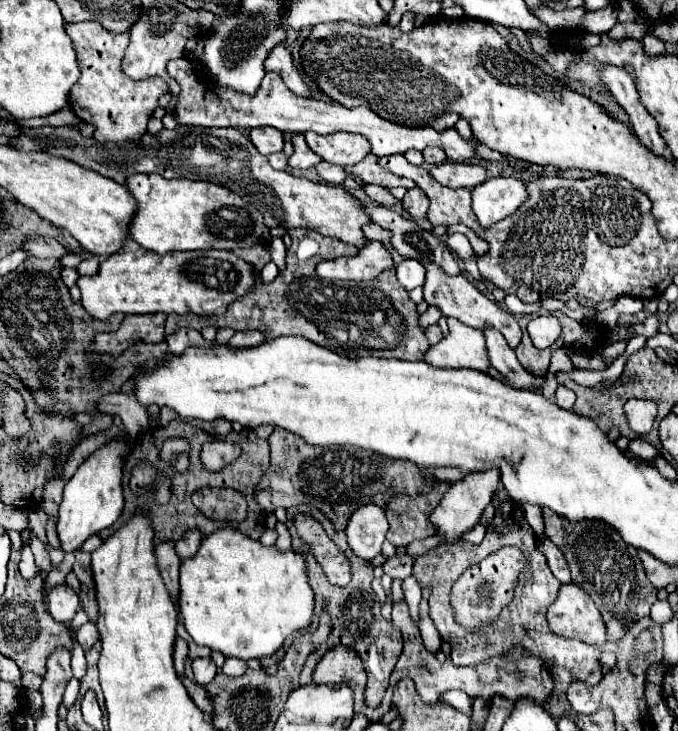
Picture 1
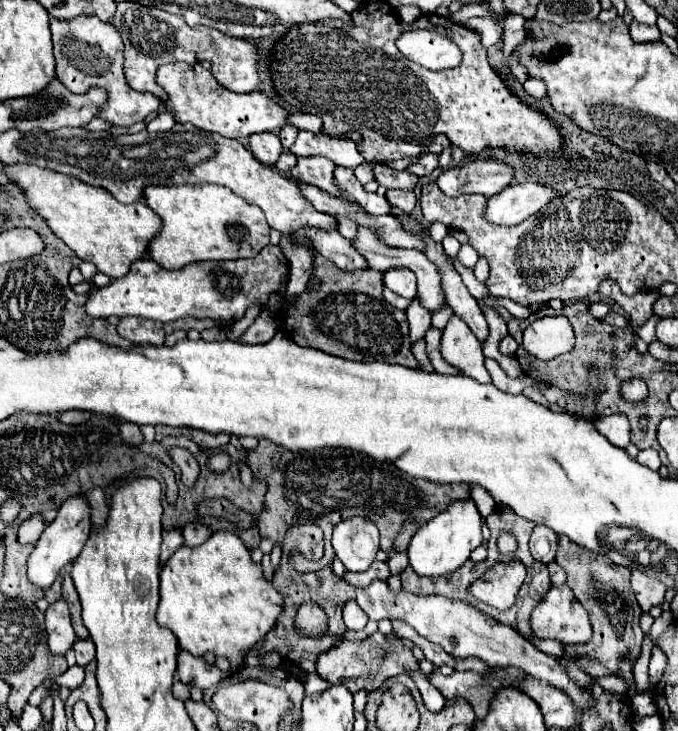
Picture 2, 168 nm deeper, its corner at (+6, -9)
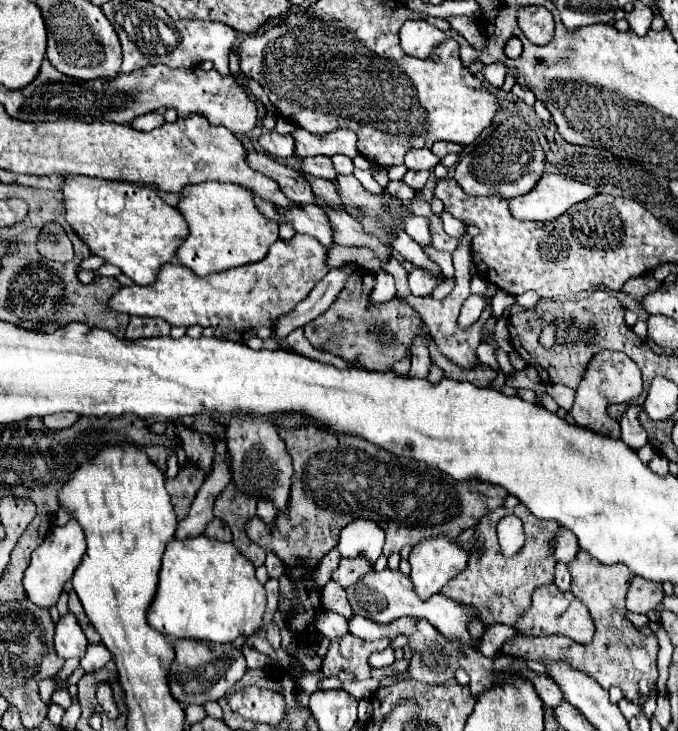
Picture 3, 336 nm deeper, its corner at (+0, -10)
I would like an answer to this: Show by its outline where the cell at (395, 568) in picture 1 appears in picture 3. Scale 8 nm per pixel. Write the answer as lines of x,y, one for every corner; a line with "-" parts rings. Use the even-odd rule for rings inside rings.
340,558
338,568
332,572
330,580
334,580
336,584
340,584
342,588
348,588
350,584
354,584
360,576
364,576
366,572
370,572
372,566
366,560
348,560
348,558

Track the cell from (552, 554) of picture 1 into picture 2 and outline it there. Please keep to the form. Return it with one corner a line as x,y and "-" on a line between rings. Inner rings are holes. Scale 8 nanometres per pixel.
548,563
548,571
550,571
550,581
552,581
552,585
554,587
560,587
560,585
564,585
564,581
566,581
566,573
564,573
564,569
558,565
558,563

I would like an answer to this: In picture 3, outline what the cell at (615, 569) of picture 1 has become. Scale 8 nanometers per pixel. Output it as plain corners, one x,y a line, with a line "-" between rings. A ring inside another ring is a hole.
578,552
576,560
568,564
572,574
572,594
586,602
596,634
590,644
579,644
564,636
514,636
504,642
502,652
522,656
526,660
534,660
540,664
556,664
564,662
576,670
582,670
590,678
594,678
604,690
610,686
618,686
626,700
634,704
644,704
652,690
656,690
658,668
656,668
656,654
658,654
658,640
640,634
626,618
624,618
624,600
628,586
634,574
624,564
600,564
596,558
588,556
586,552

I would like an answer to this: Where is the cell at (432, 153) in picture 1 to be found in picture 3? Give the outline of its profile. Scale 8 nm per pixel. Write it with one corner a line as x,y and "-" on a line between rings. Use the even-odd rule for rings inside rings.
410,148
406,152
406,160
404,164
410,168
410,170
432,170
436,164
440,162
438,156
434,156
430,150
426,148

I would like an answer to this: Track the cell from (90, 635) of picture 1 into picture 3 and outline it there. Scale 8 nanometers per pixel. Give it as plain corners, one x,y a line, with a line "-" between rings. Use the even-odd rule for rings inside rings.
100,642
100,644
88,644
86,656
80,660
80,666
86,672
94,672
98,668
102,668
108,660
112,660
112,654
108,652
108,648

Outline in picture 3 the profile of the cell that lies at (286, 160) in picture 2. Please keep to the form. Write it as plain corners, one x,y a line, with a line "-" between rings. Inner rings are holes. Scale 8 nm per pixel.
314,156
314,158
304,158
302,160
302,172
326,178
326,180
336,180
336,170
332,168
332,160
328,156

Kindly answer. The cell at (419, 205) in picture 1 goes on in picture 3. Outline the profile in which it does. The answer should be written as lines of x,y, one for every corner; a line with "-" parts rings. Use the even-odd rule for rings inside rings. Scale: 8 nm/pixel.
390,180
388,186
386,186
386,192
392,194
392,196
396,196
396,198
400,198
400,200
412,200
416,196
416,190
408,188
408,184
404,184
402,180
400,182

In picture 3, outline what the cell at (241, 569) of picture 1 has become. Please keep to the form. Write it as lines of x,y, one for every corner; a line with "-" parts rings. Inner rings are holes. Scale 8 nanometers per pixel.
200,534
188,540
172,540
166,544
162,556
162,568
158,576
156,596
148,608
148,624
164,634
168,640
198,638
210,642
234,642
238,636
254,634
262,626
262,614
266,608
264,586
254,576
254,566
244,558
232,542
210,540

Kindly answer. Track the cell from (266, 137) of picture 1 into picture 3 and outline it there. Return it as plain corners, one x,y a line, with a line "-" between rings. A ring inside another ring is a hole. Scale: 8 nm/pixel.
272,130
272,132
262,134
258,138
258,144
276,160
286,160
294,154
294,138
290,134
278,134

